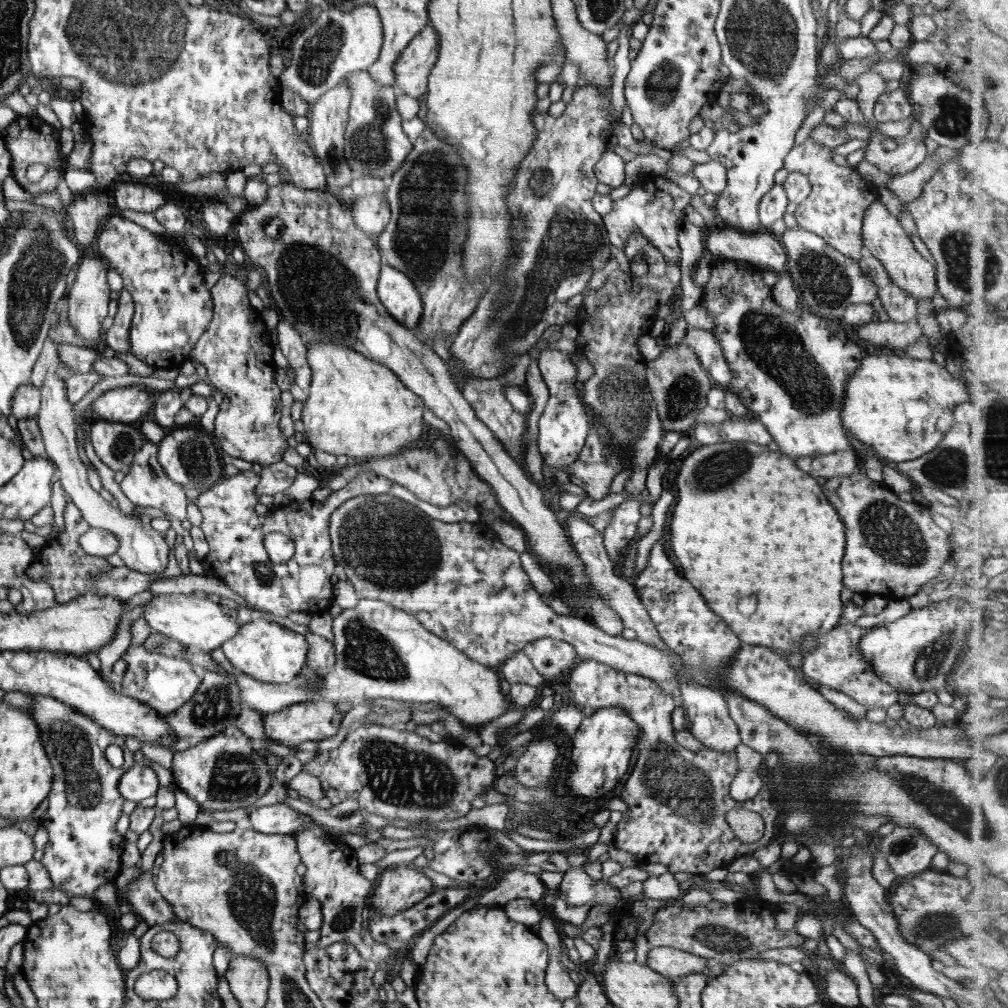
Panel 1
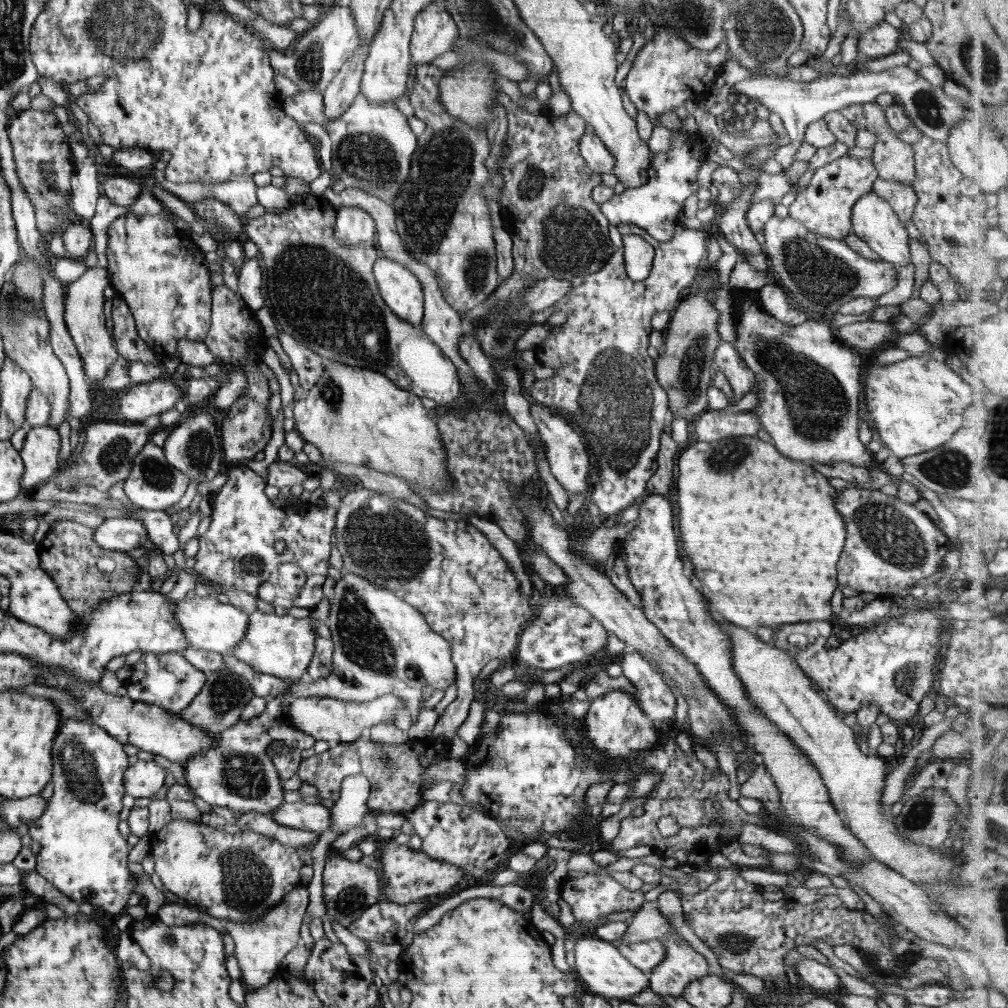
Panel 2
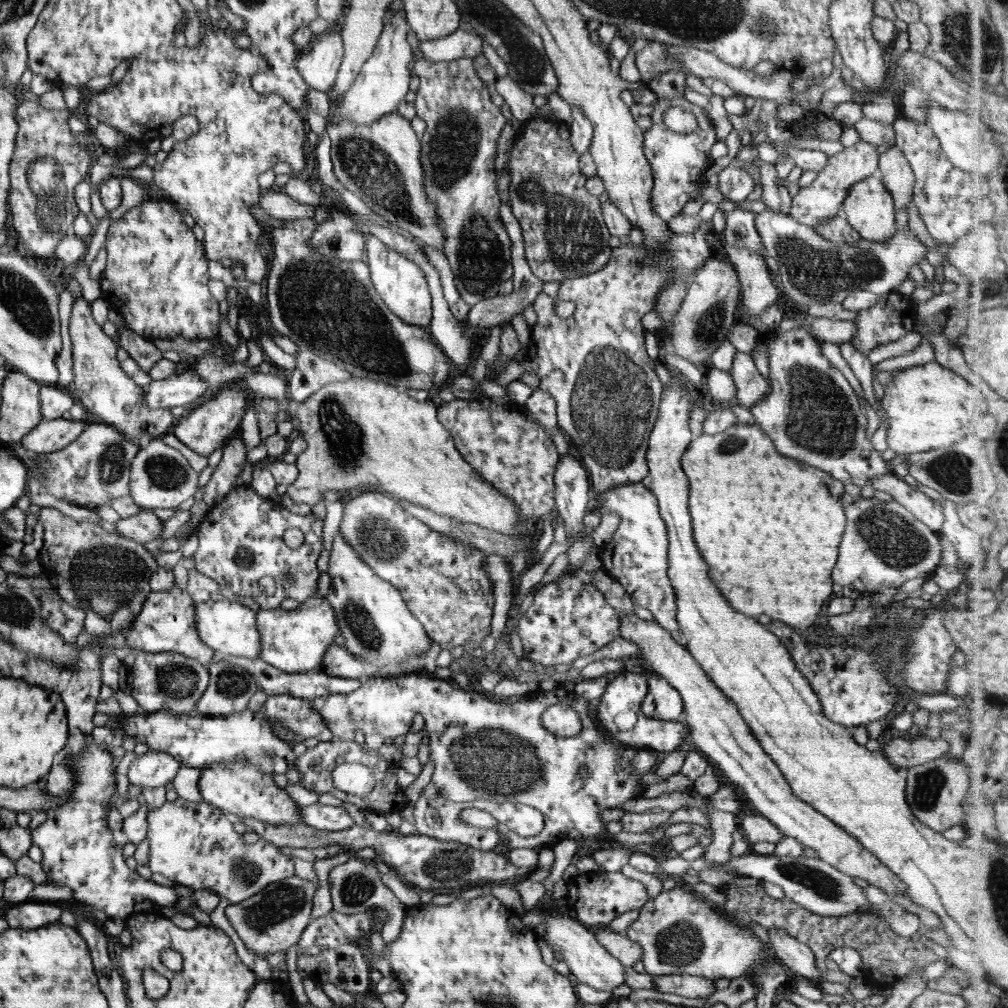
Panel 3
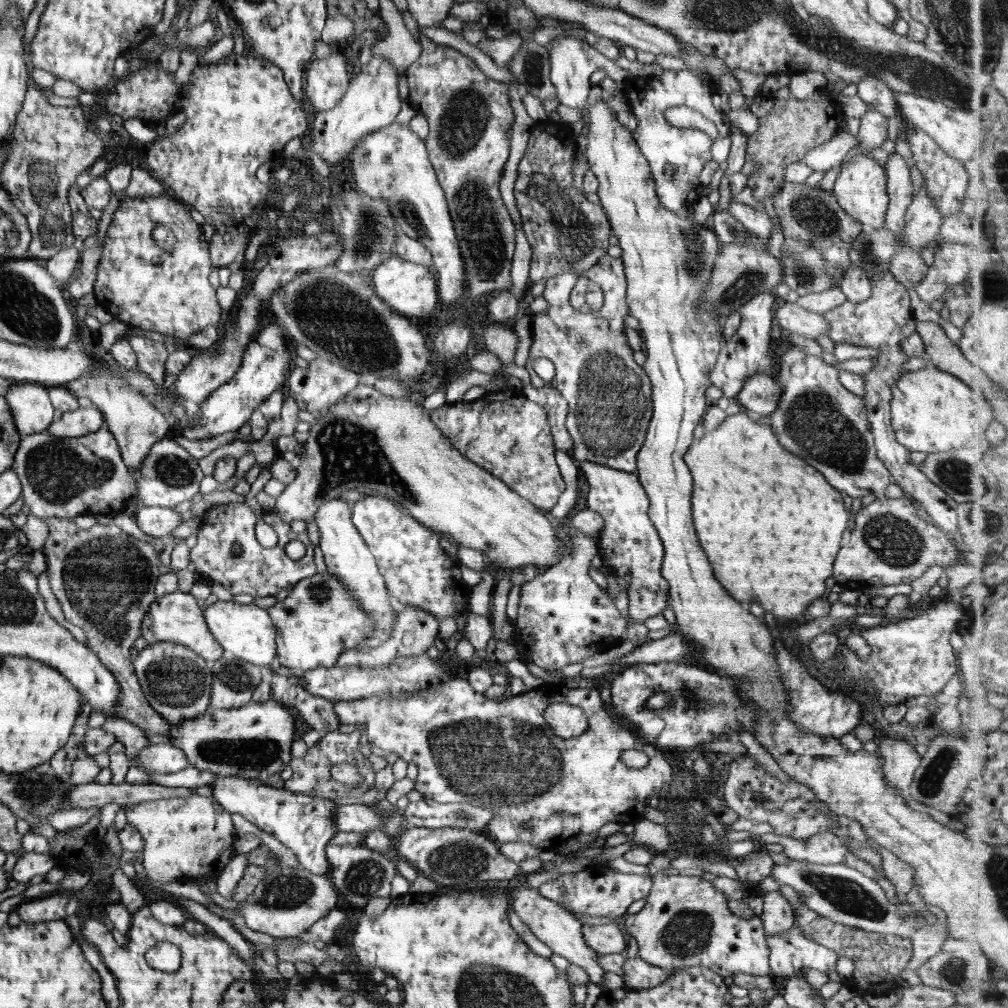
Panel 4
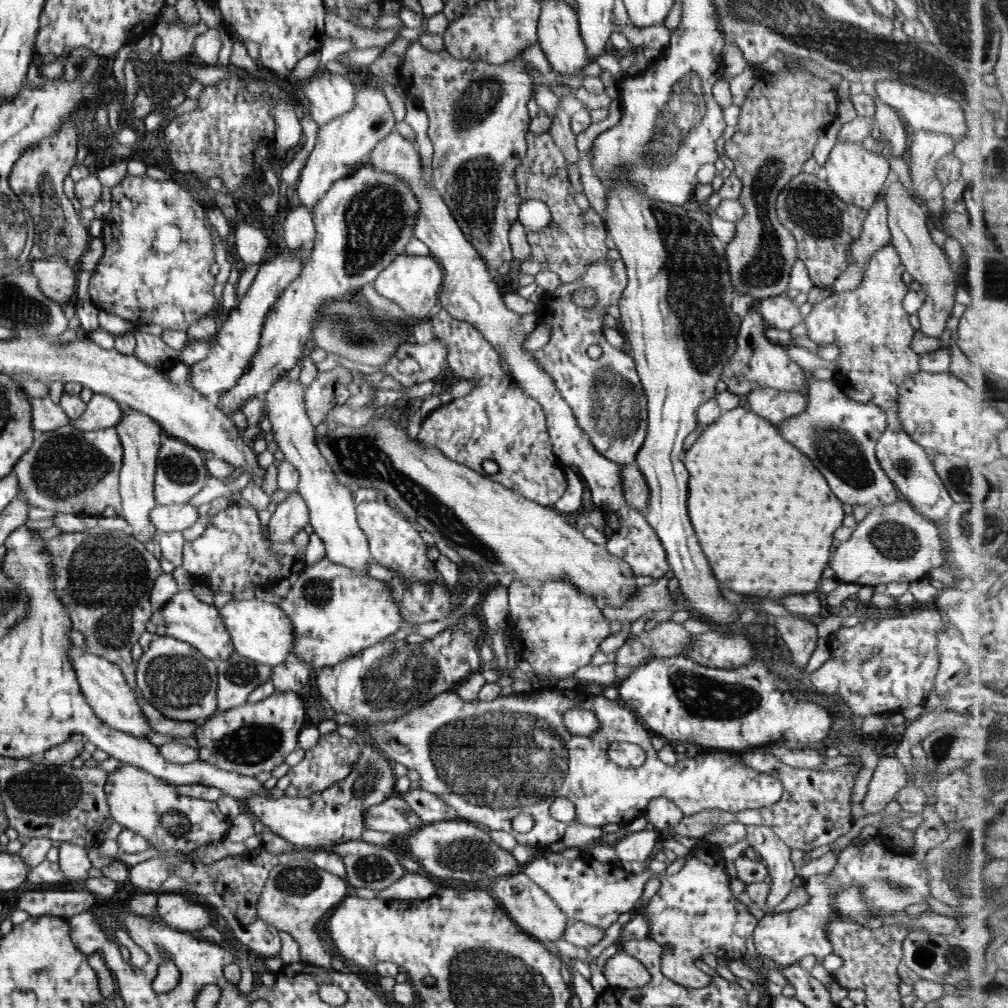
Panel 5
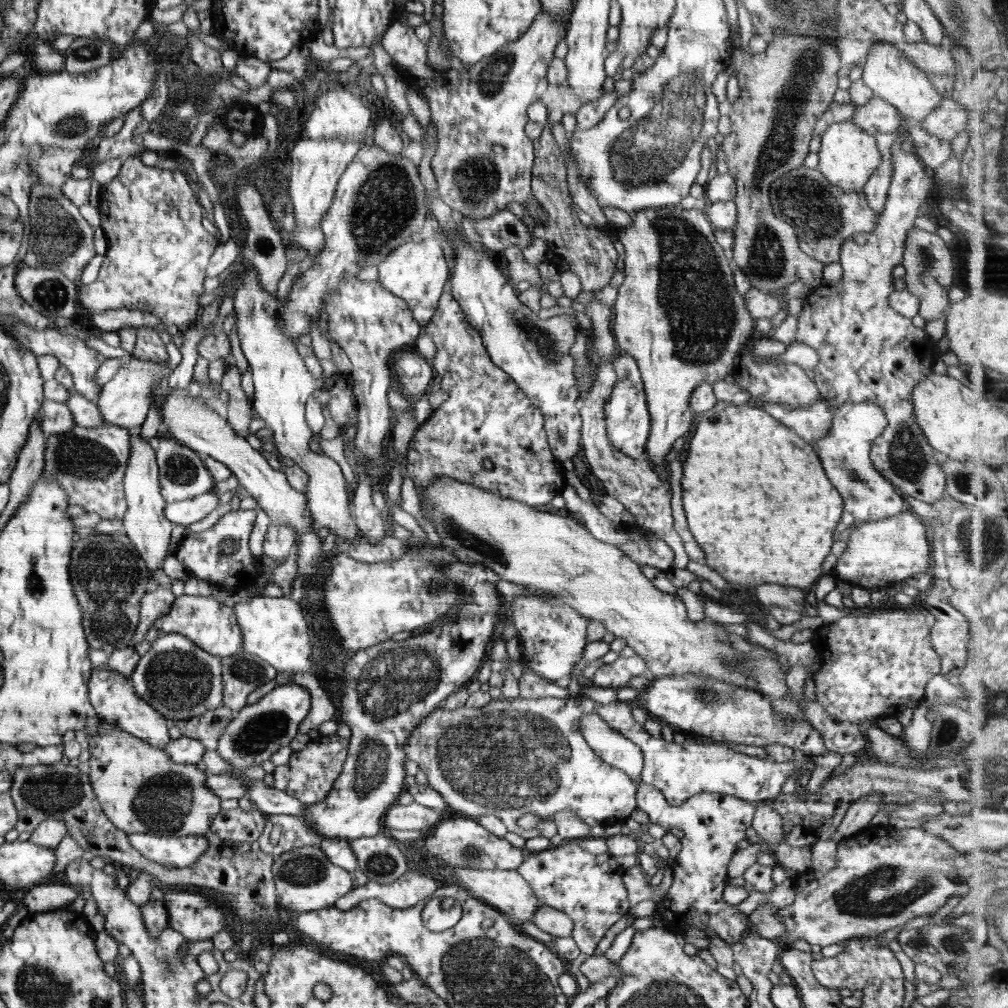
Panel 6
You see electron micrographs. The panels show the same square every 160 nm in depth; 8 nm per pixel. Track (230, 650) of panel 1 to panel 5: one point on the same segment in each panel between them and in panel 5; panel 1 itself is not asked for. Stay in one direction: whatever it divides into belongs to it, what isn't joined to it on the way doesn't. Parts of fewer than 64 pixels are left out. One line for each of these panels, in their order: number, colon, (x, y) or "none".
2: (281, 646)
3: (295, 641)
4: (318, 620)
5: (336, 612)

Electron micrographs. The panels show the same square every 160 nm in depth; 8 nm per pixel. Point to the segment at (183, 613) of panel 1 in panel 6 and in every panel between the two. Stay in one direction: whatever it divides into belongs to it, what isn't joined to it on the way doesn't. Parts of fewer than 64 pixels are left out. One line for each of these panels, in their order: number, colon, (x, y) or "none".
2: (208, 624)
3: (229, 627)
4: (245, 630)
5: (260, 631)
6: (274, 629)

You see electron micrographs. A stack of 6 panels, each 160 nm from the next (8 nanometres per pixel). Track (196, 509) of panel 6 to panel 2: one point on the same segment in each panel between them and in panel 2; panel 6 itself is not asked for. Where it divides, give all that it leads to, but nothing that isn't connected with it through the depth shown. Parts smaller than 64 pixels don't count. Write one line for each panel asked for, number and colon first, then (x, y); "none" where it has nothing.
2: (118, 534)
3: (145, 526)
4: (156, 521)
5: (174, 517)

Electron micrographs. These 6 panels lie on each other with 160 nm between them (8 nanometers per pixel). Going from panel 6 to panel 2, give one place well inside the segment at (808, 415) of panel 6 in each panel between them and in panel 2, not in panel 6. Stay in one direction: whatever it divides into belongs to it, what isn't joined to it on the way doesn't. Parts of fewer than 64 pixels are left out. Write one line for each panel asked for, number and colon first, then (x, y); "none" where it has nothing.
2: (726, 360)
3: (751, 387)
4: (760, 394)
5: (774, 405)

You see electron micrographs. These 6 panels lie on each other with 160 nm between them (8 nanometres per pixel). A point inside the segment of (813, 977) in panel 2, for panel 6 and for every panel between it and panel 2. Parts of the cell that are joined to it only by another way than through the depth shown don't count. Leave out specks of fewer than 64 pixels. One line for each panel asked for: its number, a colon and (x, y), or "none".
3: (795, 955)
4: (778, 916)
5: (772, 851)
6: (768, 824)

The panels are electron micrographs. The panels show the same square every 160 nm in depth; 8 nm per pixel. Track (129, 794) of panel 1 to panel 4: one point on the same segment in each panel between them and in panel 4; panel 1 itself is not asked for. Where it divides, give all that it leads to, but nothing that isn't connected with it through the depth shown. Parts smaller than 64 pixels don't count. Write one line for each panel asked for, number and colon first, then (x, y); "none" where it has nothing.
2: (143, 779)
3: (154, 768)
4: (165, 758)

